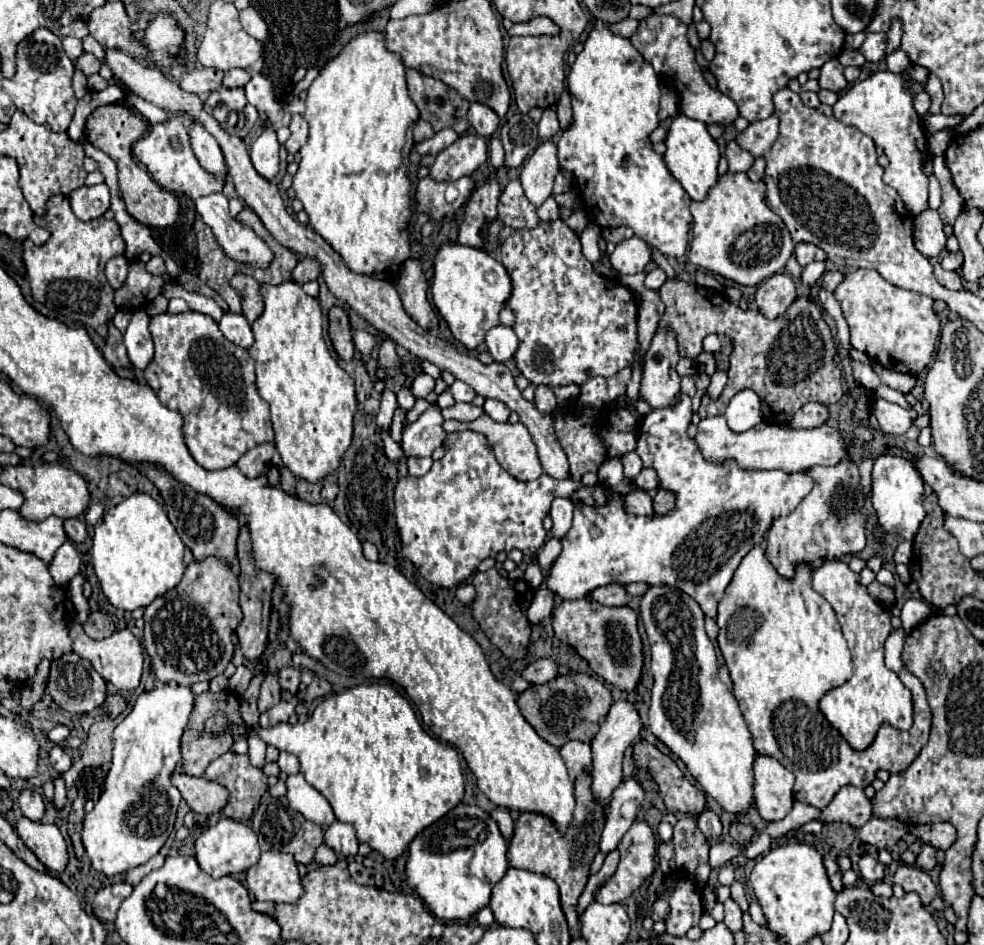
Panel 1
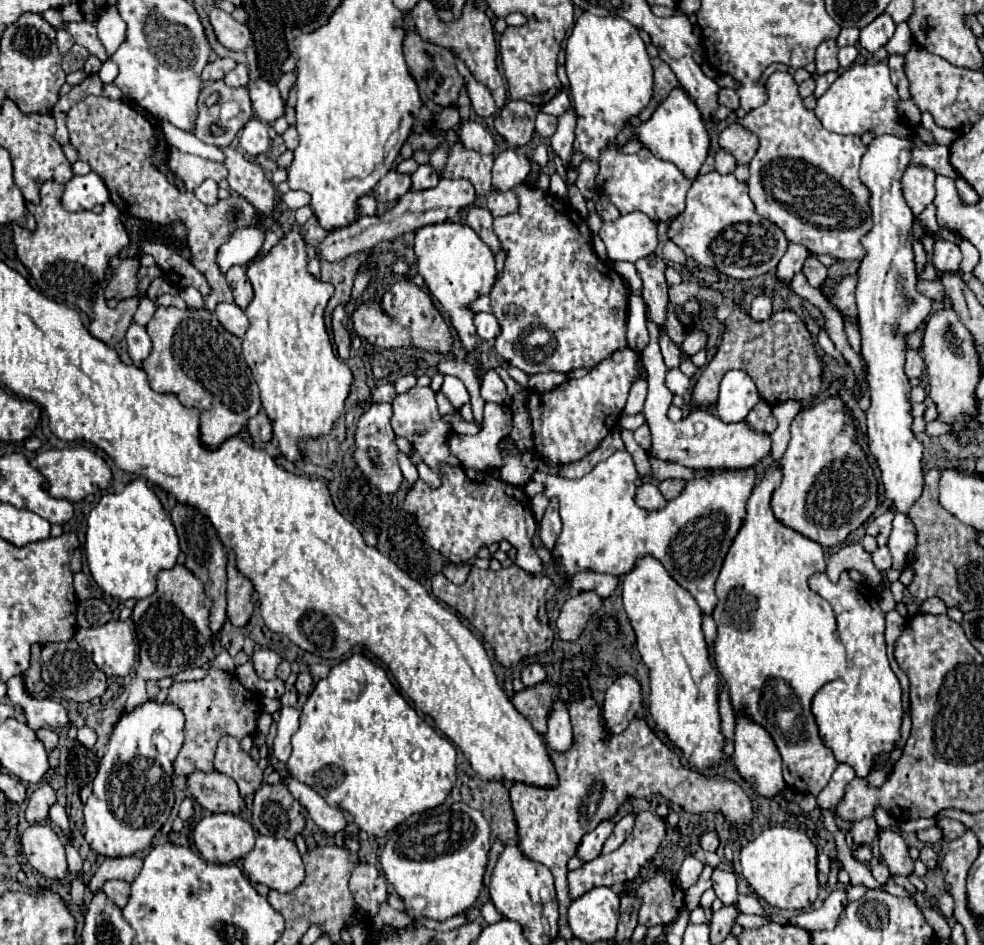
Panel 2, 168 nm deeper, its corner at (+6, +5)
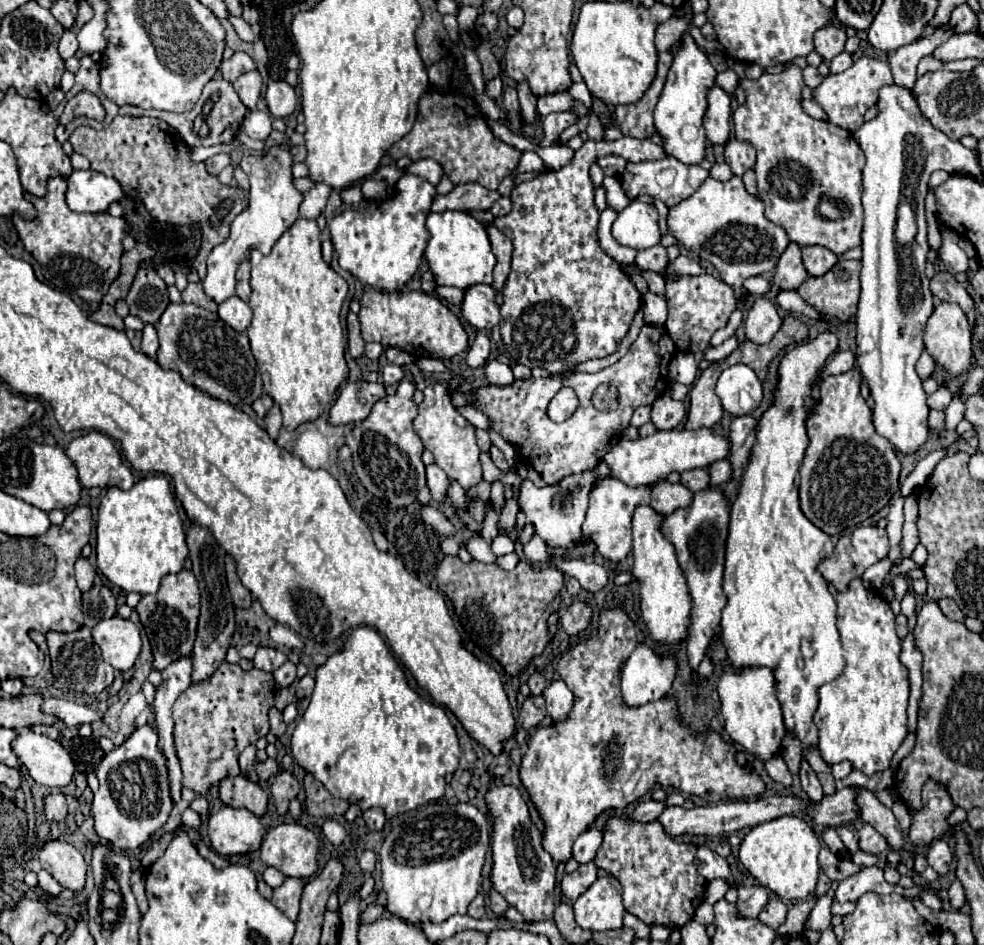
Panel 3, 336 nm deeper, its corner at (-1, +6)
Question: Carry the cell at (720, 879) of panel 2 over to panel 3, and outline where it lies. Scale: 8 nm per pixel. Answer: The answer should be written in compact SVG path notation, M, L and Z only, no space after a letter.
M699 848L697 854L695 854L695 866L697 866L697 872L701 876L705 876L709 882L715 880L715 878L721 878L721 880L729 882L731 888L737 888L737 882L731 874L731 868L729 868L727 860L721 858L719 854L715 854L713 850Z

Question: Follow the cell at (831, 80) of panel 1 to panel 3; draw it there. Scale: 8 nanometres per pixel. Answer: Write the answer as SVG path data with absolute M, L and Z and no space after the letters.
M829 26L815 32L815 50L825 62L831 62L839 52L843 52L845 40L847 40L845 30L837 30Z

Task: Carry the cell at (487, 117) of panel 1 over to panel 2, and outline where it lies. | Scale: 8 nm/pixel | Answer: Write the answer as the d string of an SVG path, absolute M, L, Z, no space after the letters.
M470 79L470 81L468 81L468 95L470 95L470 101L472 101L472 107L474 107L476 115L480 115L480 117L490 117L490 115L496 111L494 99L492 99L490 91L488 91L482 83Z

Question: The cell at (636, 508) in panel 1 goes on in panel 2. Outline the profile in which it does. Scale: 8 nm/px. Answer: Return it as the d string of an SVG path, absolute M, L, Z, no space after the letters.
M646 481L644 485L638 487L636 491L636 503L646 509L646 511L656 511L656 509L662 509L666 507L666 497L660 493L658 485L652 483L652 481Z

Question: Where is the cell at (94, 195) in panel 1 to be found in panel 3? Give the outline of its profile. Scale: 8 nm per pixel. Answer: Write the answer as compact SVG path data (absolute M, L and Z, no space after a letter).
M75 170L69 178L69 190L67 190L67 206L73 212L105 212L109 204L119 202L123 198L123 190L115 178L107 178L101 172L95 170Z

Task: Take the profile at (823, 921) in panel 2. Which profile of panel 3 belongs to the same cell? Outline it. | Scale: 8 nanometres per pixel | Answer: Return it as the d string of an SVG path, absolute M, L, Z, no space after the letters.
M877 866L863 868L861 872L845 878L839 882L839 888L835 892L835 900L845 904L847 900L859 900L865 892L879 892L879 894L891 894L897 892L906 898L918 896L922 888L914 885L911 888L901 888L901 886L891 886L883 878L883 870Z

